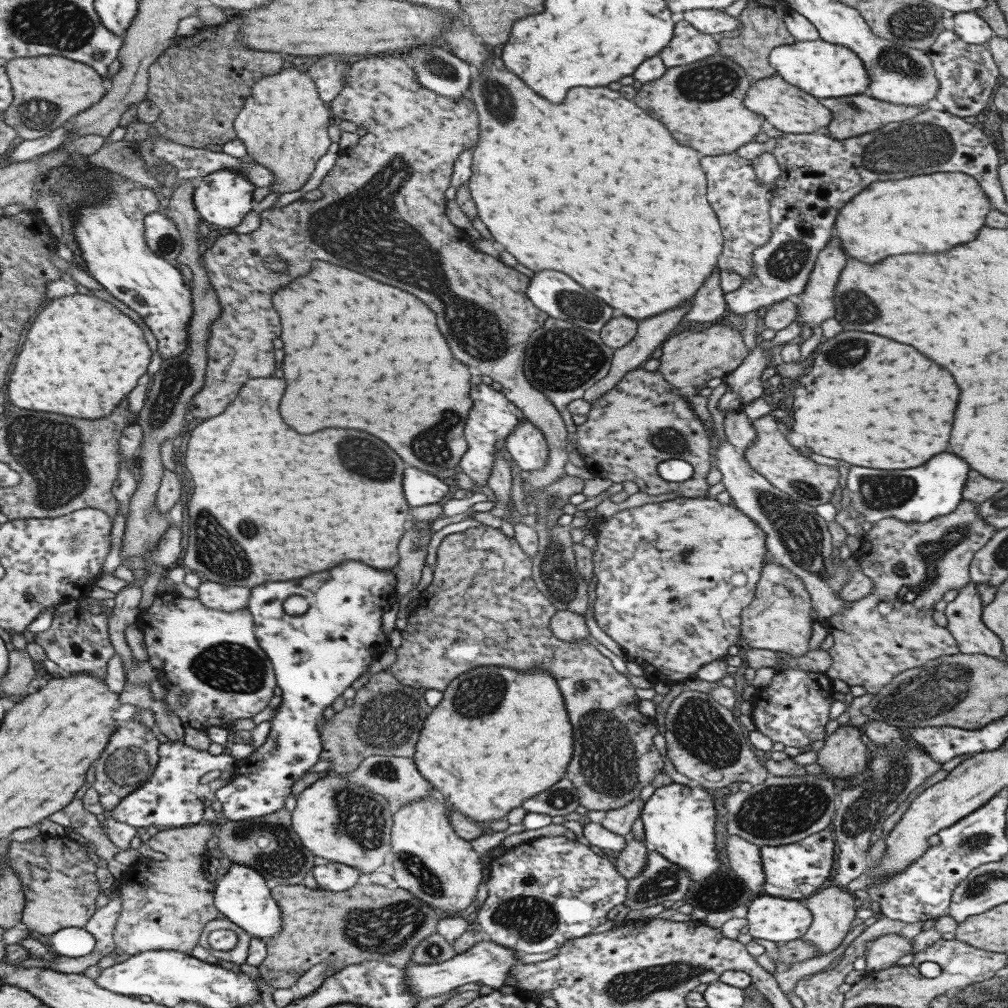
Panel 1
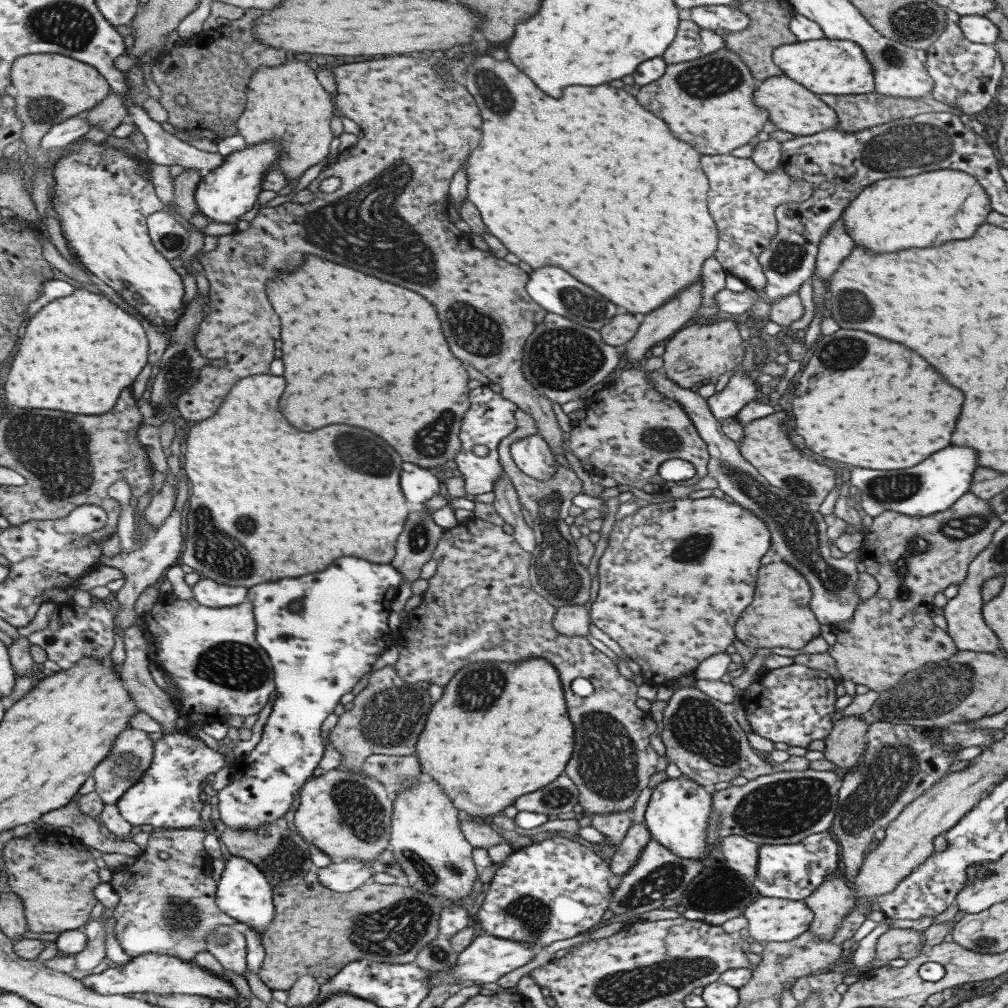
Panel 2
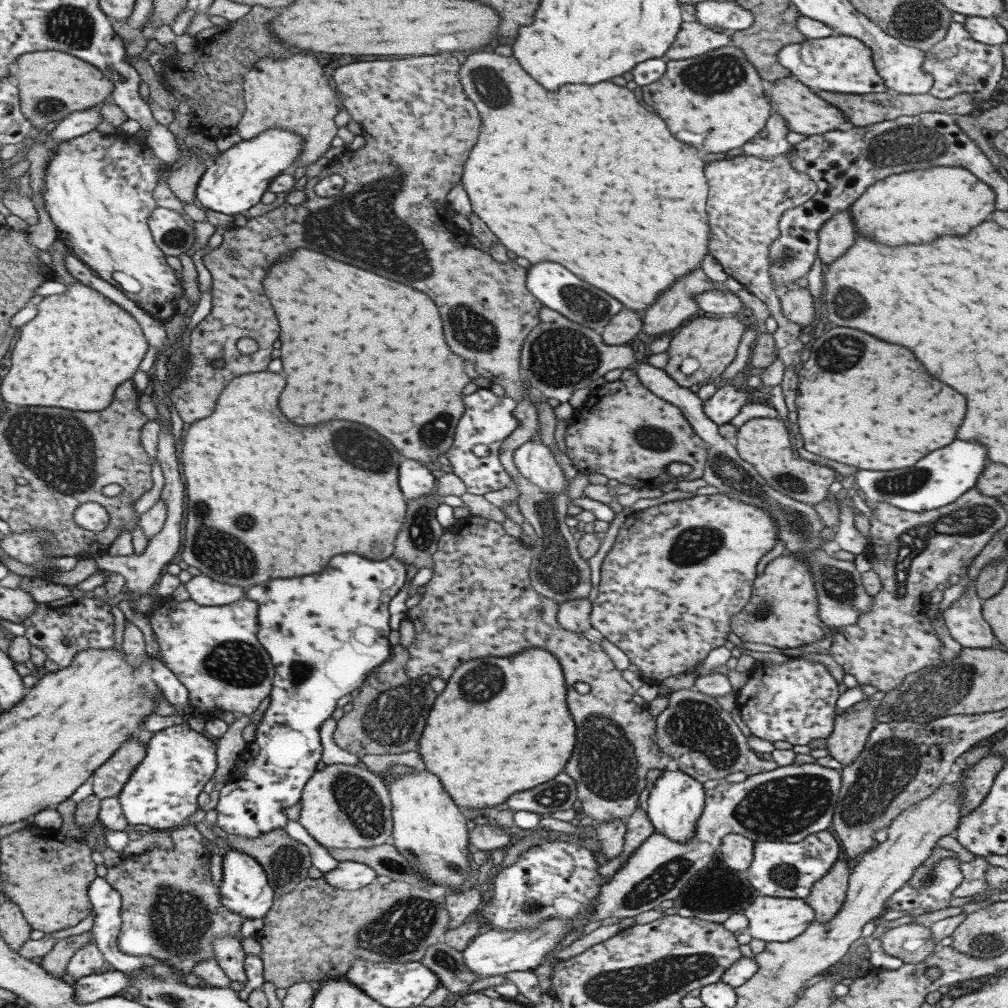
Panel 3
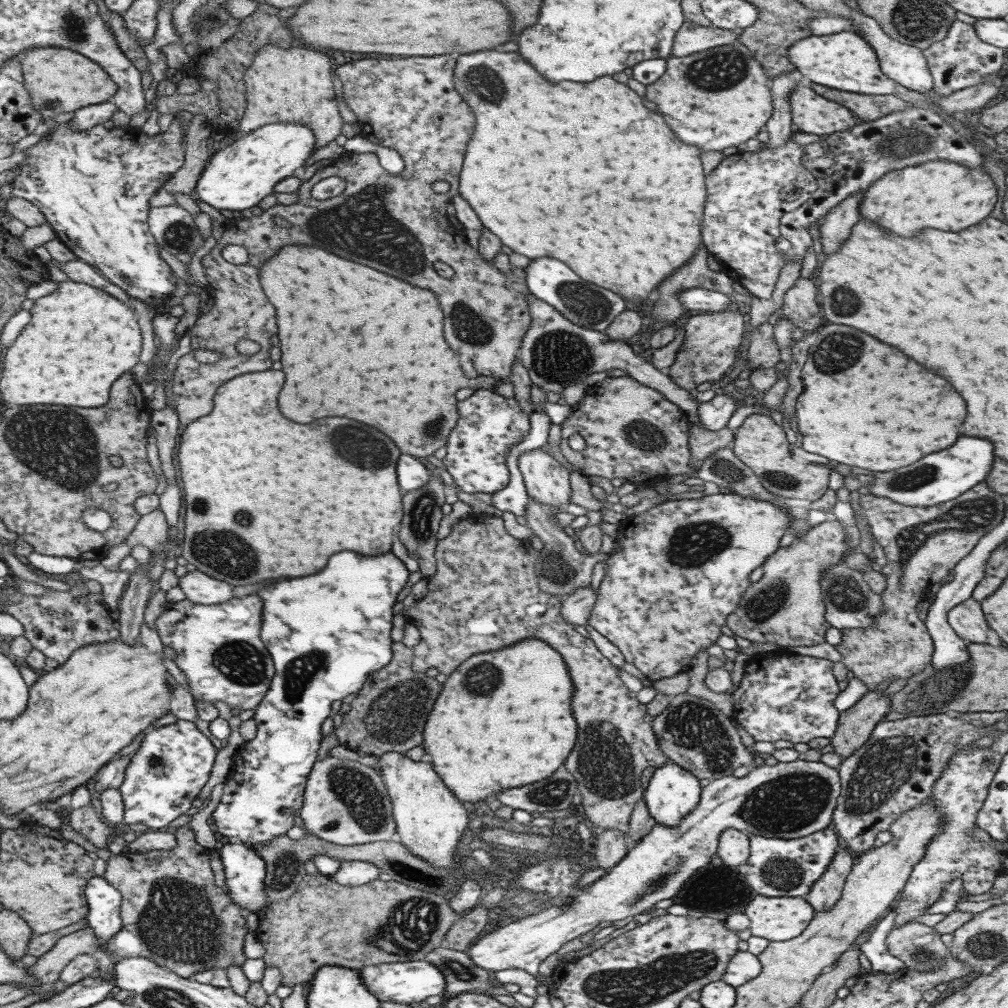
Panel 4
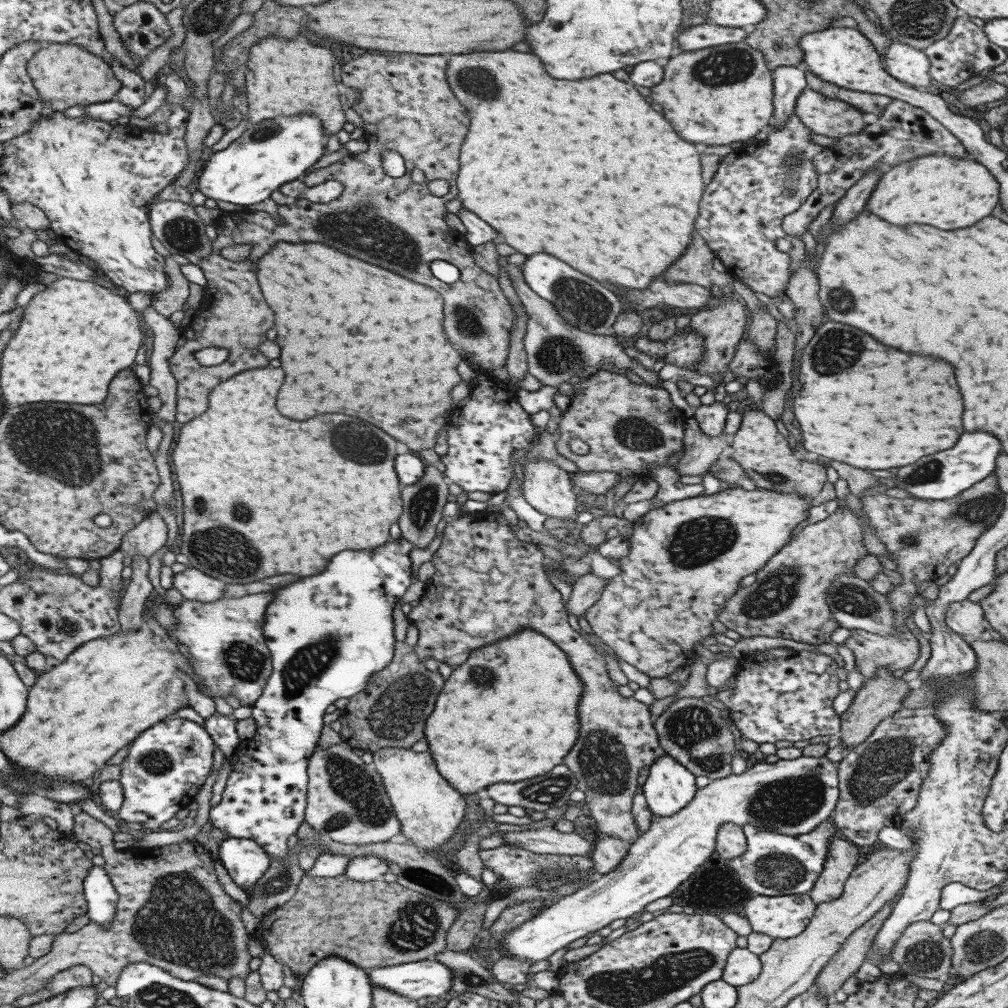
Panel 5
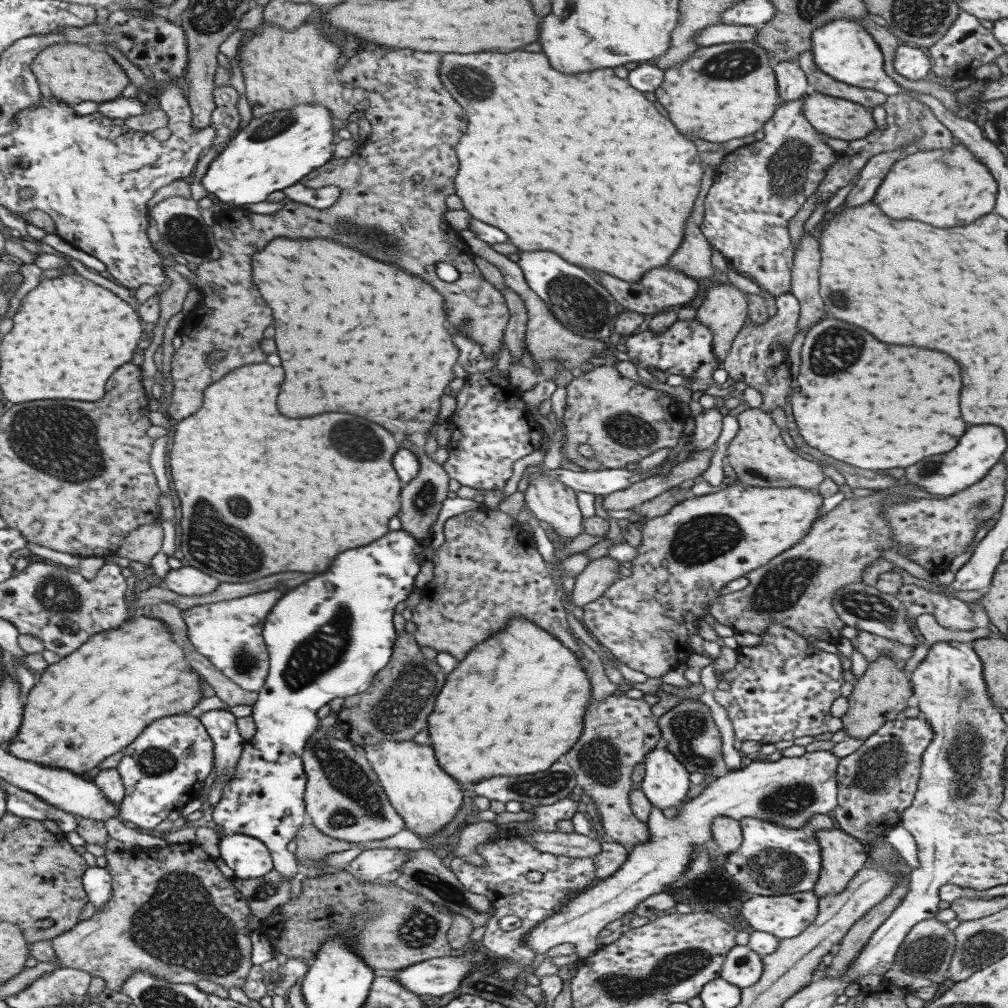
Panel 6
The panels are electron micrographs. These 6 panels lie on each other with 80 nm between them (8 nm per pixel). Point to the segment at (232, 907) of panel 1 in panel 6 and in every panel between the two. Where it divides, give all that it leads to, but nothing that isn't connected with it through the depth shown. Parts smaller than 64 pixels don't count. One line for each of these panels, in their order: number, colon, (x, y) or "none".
2: (242, 893)
3: (243, 889)
4: (244, 871)
5: (244, 861)
6: (248, 858)

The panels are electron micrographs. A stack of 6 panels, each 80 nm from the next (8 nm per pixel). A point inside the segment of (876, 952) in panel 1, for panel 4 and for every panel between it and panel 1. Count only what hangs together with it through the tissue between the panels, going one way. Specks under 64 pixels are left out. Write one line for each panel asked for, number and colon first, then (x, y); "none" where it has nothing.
2: (903, 943)
3: (910, 942)
4: (918, 946)

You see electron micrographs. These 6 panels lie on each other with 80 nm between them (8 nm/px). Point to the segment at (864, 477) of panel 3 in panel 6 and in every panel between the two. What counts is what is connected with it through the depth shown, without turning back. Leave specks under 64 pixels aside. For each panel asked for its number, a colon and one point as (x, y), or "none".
4: (936, 478)
5: (973, 457)
6: (980, 447)

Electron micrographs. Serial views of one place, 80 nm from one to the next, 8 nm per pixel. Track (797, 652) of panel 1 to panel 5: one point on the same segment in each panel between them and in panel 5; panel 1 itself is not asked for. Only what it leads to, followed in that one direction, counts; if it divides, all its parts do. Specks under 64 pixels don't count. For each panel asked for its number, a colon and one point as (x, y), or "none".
2: (779, 616)
3: (781, 610)
4: (784, 606)
5: (786, 600)

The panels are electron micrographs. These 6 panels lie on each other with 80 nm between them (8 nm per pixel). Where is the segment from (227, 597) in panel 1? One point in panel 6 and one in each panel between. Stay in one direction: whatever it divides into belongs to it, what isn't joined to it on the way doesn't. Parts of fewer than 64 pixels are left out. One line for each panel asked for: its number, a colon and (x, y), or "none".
2: (206, 592)
3: (204, 591)
4: (197, 587)
5: (192, 584)
6: (186, 581)

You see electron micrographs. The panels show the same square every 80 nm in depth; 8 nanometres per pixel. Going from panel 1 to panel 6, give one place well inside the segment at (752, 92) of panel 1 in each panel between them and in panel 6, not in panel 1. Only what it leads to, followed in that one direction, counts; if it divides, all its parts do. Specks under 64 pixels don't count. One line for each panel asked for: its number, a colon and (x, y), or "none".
2: (792, 108)
3: (804, 112)
4: (810, 112)
5: (834, 118)
6: (835, 118)

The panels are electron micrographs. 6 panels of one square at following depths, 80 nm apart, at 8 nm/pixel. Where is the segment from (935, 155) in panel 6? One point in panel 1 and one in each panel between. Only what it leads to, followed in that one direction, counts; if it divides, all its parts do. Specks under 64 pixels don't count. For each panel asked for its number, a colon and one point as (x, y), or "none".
1: (927, 213)
2: (926, 209)
3: (915, 206)
4: (938, 194)
5: (947, 192)

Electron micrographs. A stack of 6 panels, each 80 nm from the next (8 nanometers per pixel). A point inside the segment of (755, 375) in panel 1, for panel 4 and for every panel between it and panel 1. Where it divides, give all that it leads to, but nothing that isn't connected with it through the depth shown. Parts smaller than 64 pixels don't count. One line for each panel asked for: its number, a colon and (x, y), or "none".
2: (740, 389)
3: (723, 405)
4: (714, 414)

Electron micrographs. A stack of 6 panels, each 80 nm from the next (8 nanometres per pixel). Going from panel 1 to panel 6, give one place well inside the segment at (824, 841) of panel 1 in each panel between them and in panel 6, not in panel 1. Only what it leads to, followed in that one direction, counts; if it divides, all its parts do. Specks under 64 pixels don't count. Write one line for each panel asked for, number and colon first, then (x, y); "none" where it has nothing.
2: (783, 871)
3: (785, 870)
4: (775, 867)
5: (772, 865)
6: (772, 861)

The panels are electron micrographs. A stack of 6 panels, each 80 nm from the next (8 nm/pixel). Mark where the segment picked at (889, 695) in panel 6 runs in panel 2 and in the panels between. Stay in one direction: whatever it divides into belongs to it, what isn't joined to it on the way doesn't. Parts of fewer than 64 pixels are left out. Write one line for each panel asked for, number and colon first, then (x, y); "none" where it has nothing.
2: (843, 746)
3: (850, 730)
4: (854, 725)
5: (879, 697)

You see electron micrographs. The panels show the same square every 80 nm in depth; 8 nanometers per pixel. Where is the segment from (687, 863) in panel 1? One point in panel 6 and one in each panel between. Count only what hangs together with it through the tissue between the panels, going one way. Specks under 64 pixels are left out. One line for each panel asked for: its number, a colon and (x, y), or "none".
2: (677, 814)
3: (675, 801)
4: (672, 793)
5: (668, 788)
6: (665, 784)

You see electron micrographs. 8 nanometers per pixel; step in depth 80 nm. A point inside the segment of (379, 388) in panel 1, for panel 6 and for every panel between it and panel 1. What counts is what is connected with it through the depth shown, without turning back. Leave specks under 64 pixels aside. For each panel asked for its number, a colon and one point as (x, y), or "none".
2: (352, 326)
3: (336, 322)
4: (354, 342)
5: (370, 343)
6: (354, 335)

